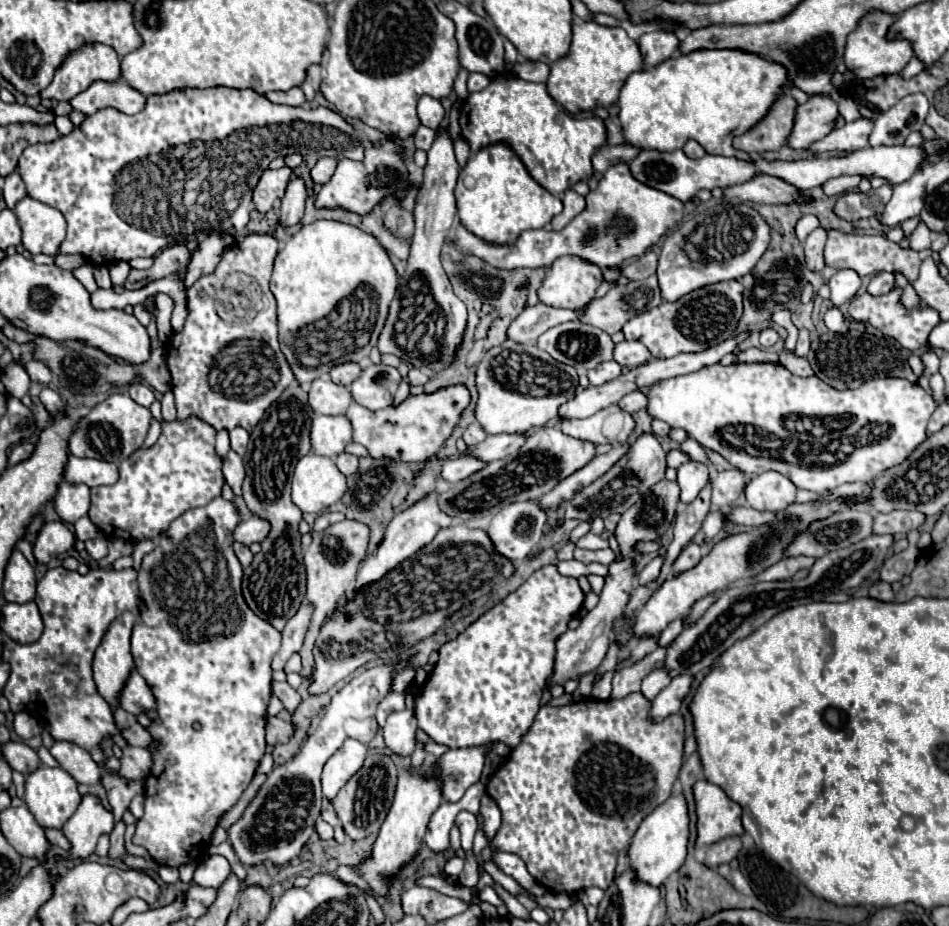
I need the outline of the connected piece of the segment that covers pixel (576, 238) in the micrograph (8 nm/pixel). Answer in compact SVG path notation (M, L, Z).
M618 162L610 166L596 190L586 196L586 208L578 214L568 226L562 230L546 232L542 230L528 230L524 232L516 244L494 246L476 236L472 236L466 228L458 226L452 242L462 250L462 254L474 254L482 258L490 266L498 266L500 270L514 270L514 268L544 268L548 270L552 262L560 256L578 256L598 268L616 268L624 260L642 256L650 246L654 246L668 230L672 230L686 214L700 206L698 198L688 202L678 202L666 192L654 190L642 182L638 182L626 162Z

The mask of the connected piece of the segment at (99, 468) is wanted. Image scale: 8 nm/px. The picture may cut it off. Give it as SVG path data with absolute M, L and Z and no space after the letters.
M68 454L64 464L62 478L72 484L86 484L90 488L102 484L114 484L118 480L118 464L106 460L92 460L92 458L78 458Z

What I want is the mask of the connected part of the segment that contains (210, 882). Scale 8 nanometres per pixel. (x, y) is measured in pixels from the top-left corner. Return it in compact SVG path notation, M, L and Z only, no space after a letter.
M212 854L206 860L202 860L194 870L194 882L204 888L218 888L230 874L230 864L224 856Z

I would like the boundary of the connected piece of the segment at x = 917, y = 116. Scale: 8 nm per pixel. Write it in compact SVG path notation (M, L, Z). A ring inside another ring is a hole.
M910 94L894 104L888 112L882 112L870 134L870 146L896 146L906 140L912 126L922 126L928 114L928 100L924 94Z

